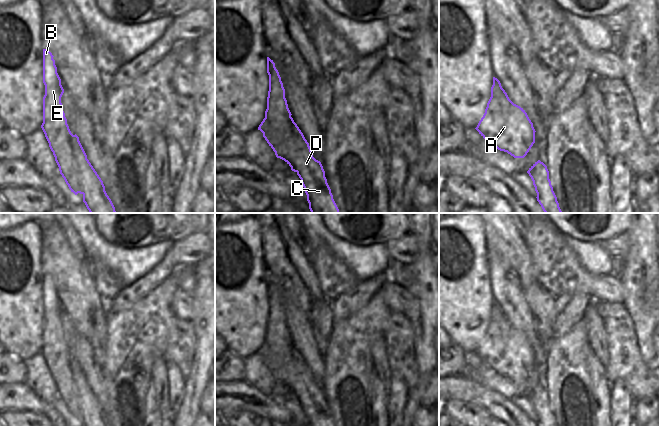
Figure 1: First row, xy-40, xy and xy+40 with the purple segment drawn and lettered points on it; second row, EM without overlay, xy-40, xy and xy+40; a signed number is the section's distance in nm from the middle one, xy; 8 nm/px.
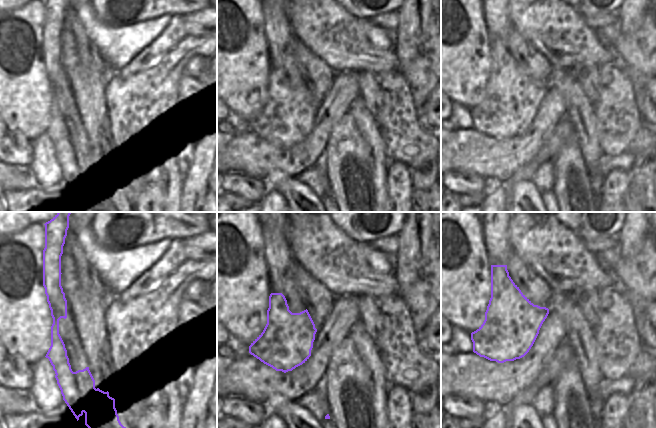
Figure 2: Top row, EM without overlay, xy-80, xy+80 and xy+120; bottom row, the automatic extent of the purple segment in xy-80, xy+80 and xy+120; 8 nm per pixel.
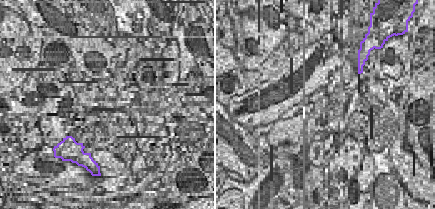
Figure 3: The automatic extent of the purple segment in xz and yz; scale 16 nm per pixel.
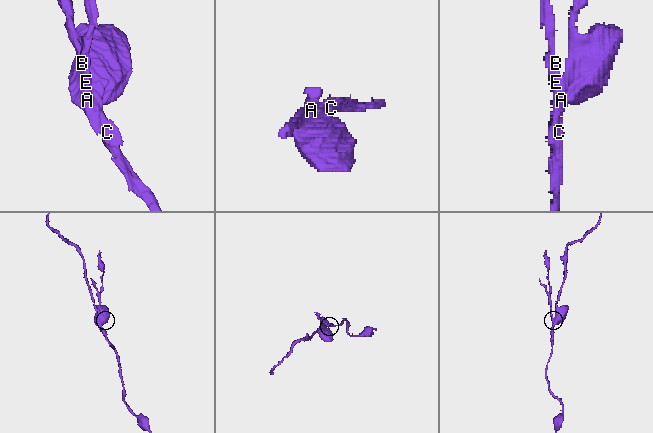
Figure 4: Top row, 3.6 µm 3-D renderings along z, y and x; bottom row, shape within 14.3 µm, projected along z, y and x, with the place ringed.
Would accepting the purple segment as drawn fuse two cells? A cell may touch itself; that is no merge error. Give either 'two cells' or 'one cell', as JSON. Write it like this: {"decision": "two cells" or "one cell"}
{"decision": "two cells"}

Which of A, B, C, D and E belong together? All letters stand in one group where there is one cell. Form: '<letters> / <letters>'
A C D / B E

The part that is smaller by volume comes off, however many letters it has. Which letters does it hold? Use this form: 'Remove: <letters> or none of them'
Remove: B, E.

